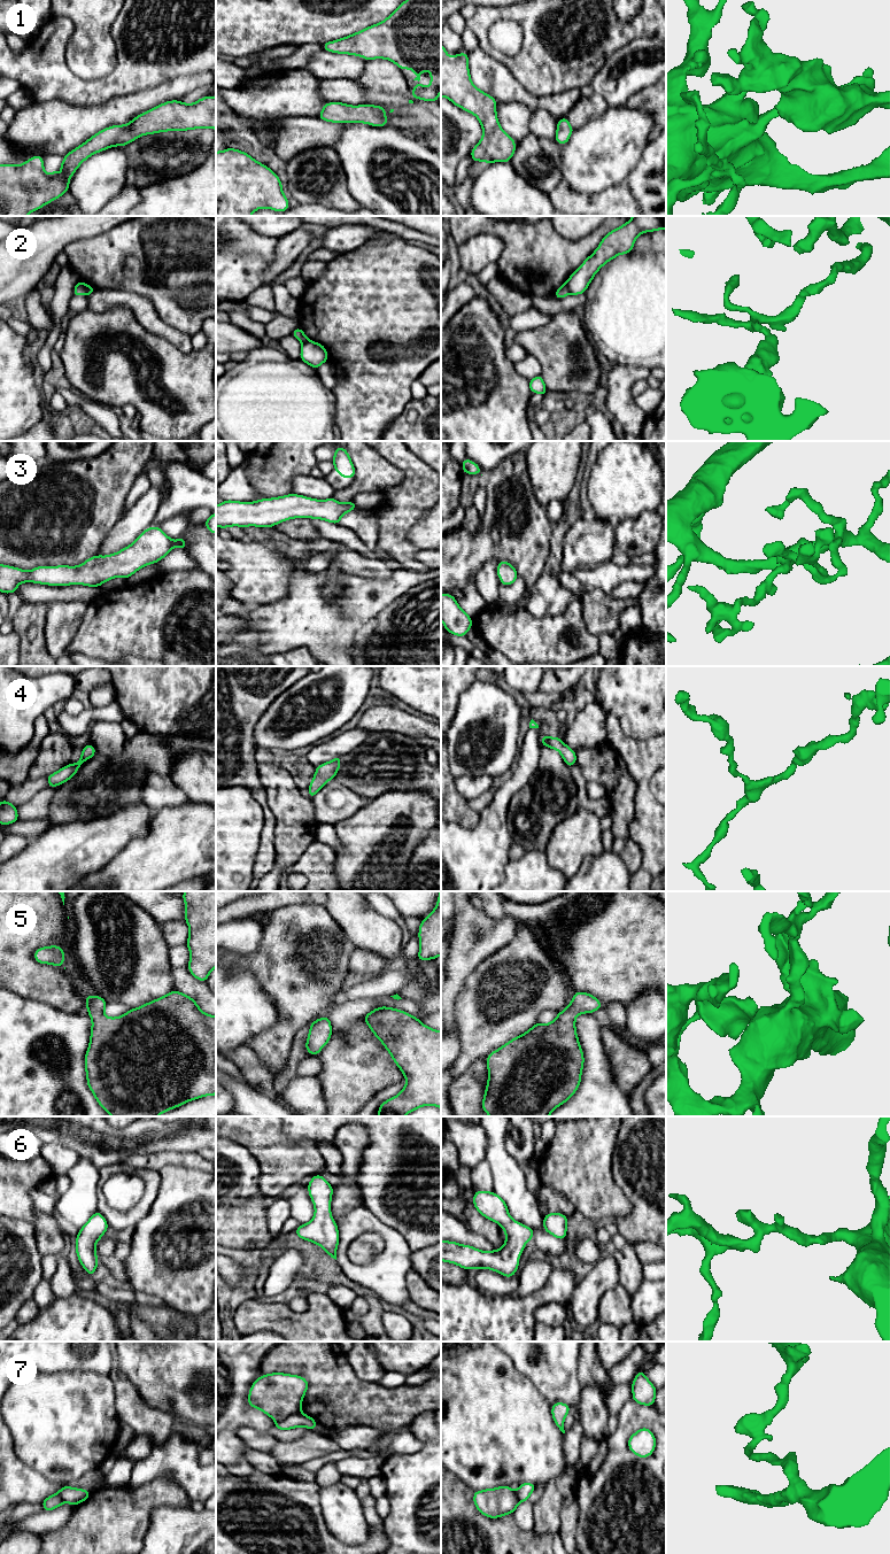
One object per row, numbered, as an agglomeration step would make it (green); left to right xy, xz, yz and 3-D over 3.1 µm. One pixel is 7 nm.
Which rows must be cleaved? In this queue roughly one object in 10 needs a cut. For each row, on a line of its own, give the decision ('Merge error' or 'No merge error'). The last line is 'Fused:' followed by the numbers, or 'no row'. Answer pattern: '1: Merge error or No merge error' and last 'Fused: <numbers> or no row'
1: No merge error
2: Merge error
3: No merge error
4: No merge error
5: No merge error
6: No merge error
7: Merge error
Fused: 2, 7

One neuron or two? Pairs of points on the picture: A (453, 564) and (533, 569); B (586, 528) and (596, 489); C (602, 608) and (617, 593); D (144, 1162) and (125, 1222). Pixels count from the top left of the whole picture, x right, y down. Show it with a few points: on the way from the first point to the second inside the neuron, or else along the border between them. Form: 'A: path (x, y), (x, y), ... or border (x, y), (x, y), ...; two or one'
A: path (472, 550), (513, 550); one
B: border (597, 517), (608, 520), (614, 526); two
C: border (609, 594), (617, 598), (636, 600); two
D: border (145, 1168), (156, 1172); two

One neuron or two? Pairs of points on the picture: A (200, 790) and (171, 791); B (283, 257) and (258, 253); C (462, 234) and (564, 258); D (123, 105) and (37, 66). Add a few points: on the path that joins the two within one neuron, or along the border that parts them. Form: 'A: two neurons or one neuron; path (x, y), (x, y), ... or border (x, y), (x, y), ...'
A: two neurons; border (168, 776), (187, 798)
B: two neurons; border (278, 238), (275, 258), (264, 271), (262, 279)
C: one neuron; path (487, 227), (501, 227), (512, 232), (539, 258)
D: two neurons; border (136, 92), (115, 95), (99, 105), (83, 106)

